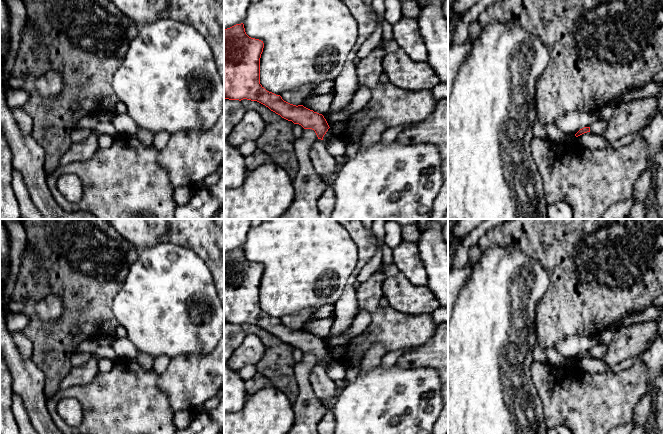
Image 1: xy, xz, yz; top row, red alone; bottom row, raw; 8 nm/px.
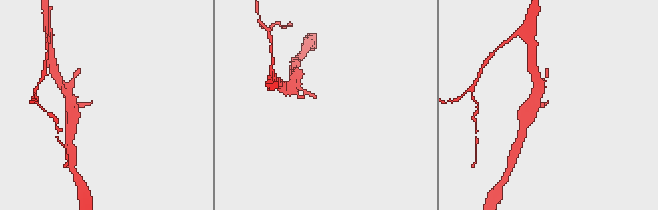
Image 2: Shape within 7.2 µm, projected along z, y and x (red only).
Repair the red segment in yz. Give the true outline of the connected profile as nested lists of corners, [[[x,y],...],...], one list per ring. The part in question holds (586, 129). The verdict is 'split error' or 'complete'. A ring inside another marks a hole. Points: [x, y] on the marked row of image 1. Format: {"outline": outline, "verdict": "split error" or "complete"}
{"outline": [[[598,119],[597,121],[593,122],[589,127],[584,127],[580,129],[575,136],[578,137],[584,133],[590,132],[592,134],[597,134],[597,135],[603,135],[605,133],[607,124],[606,122]]], "verdict": "split error"}

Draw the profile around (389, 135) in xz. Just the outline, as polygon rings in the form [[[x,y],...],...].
[[[410,124],[399,125],[394,128],[386,128],[381,137],[381,142],[383,144],[390,144],[394,142],[399,135],[399,133],[406,127],[411,126]]]

